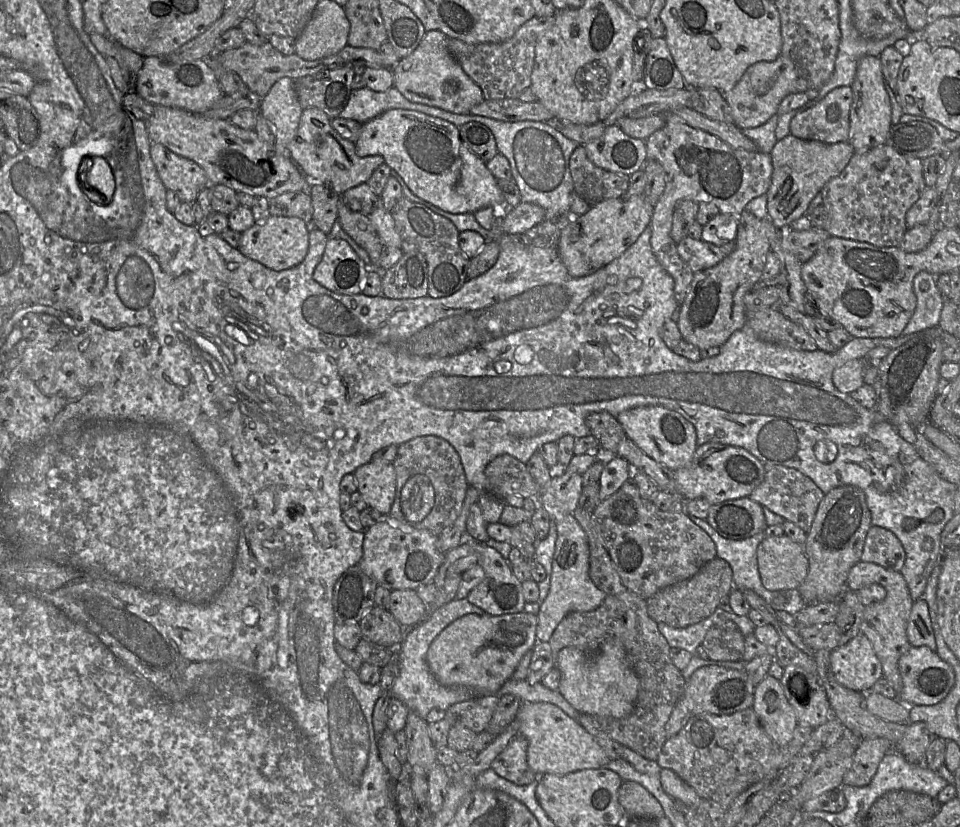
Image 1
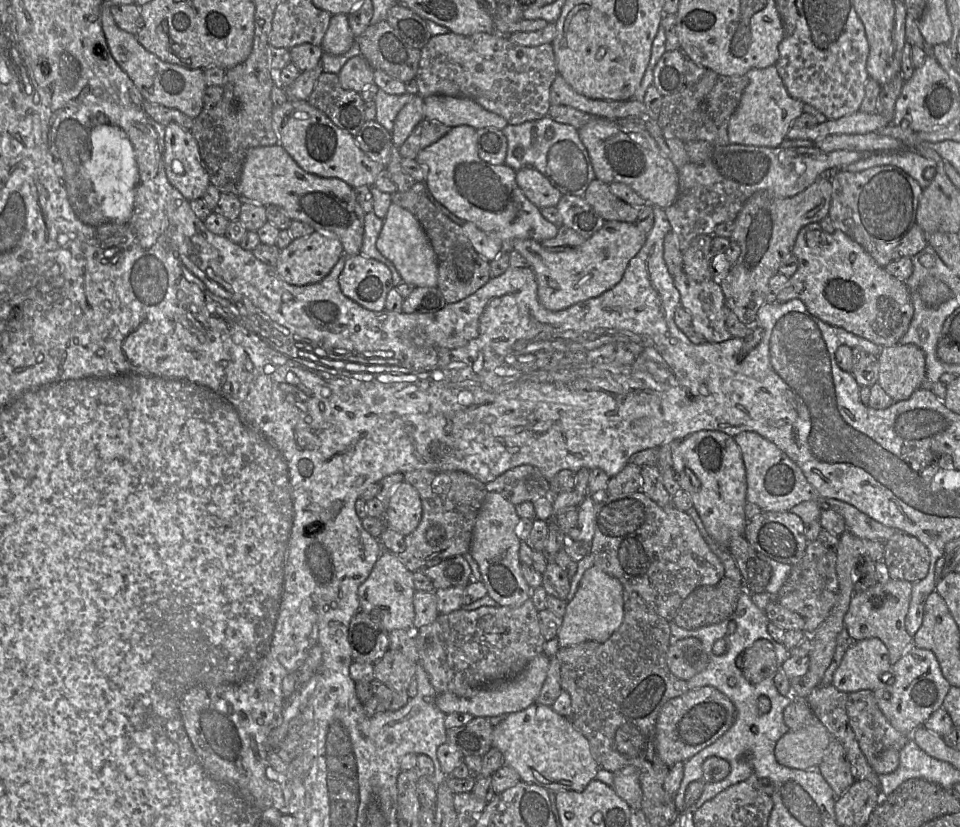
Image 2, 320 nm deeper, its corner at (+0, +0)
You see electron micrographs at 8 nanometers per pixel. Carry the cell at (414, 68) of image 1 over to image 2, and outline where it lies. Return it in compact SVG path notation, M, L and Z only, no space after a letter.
M432 95L423 99L424 118L437 120L450 128L467 125L476 130L483 128L503 130L508 125L504 118L468 98Z

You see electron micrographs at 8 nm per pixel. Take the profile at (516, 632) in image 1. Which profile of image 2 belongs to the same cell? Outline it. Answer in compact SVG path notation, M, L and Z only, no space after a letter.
M543 652L530 660L523 671L514 678L483 687L472 697L460 697L449 692L437 694L436 706L446 715L467 713L473 717L487 719L521 712L537 703L537 698L547 677L549 664L550 658Z

